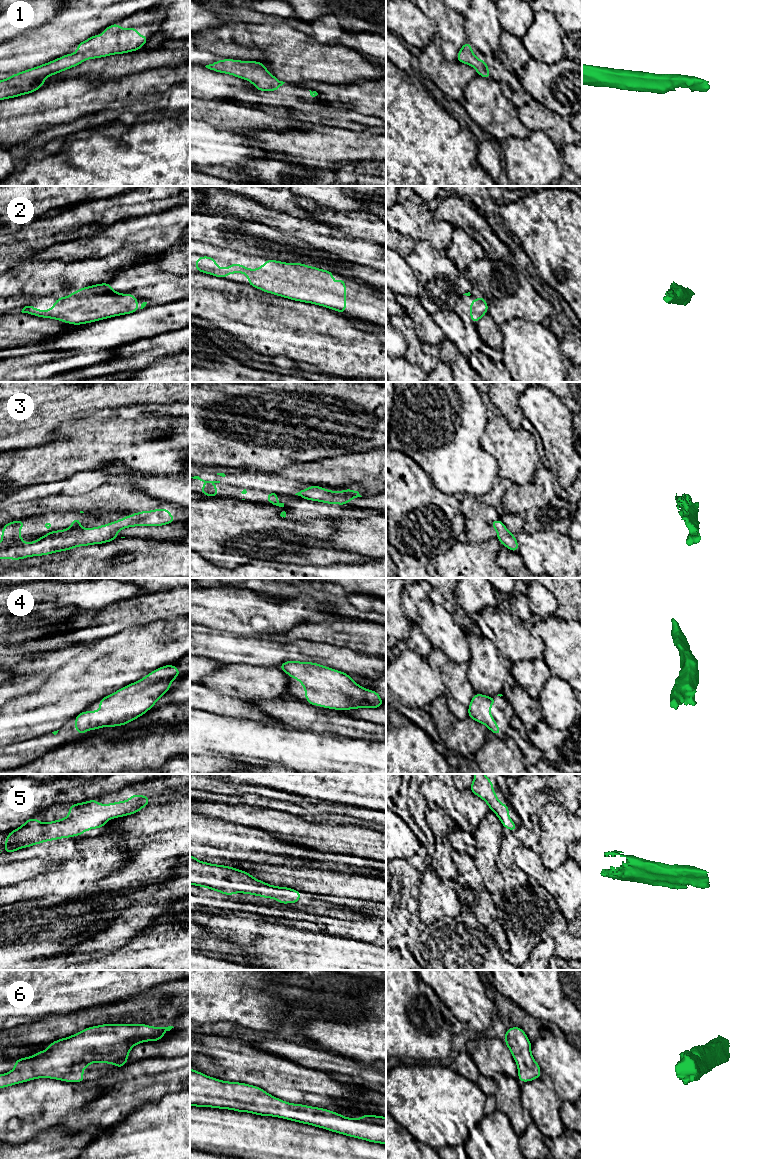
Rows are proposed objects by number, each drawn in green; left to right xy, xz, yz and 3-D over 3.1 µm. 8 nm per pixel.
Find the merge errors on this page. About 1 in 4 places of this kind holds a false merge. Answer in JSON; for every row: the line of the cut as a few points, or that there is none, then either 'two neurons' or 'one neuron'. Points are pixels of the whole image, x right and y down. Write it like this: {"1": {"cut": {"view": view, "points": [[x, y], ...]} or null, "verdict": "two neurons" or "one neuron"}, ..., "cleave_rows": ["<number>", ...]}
{"1": {"cut": null, "verdict": "one neuron"}, "2": {"cut": null, "verdict": "one neuron"}, "3": {"cut": null, "verdict": "one neuron"}, "4": {"cut": null, "verdict": "one neuron"}, "5": {"cut": null, "verdict": "one neuron"}, "6": {"cut": null, "verdict": "one neuron"}, "cleave_rows": []}

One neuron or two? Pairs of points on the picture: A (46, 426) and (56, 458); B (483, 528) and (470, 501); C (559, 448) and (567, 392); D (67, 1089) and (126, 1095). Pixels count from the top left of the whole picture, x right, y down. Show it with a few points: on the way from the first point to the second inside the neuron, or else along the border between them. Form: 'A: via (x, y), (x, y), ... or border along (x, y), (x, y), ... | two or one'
A: border along (65, 422), (49, 441), (28, 448) | two
B: via (476, 521), (472, 517), (470, 508) | one
C: border along (552, 392), (571, 412) | two
D: border along (95, 1083), (103, 1093) | two

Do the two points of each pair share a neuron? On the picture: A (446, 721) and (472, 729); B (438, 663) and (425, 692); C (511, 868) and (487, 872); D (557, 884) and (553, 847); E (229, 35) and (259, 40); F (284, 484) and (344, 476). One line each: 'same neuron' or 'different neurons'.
A: same neuron
B: different neurons
C: different neurons
D: different neurons
E: same neuron
F: same neuron

